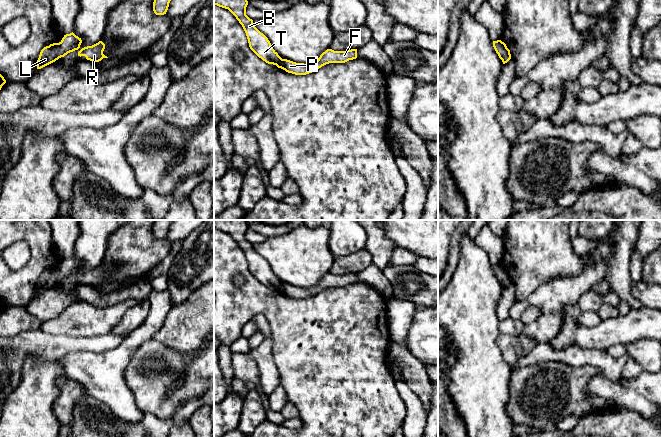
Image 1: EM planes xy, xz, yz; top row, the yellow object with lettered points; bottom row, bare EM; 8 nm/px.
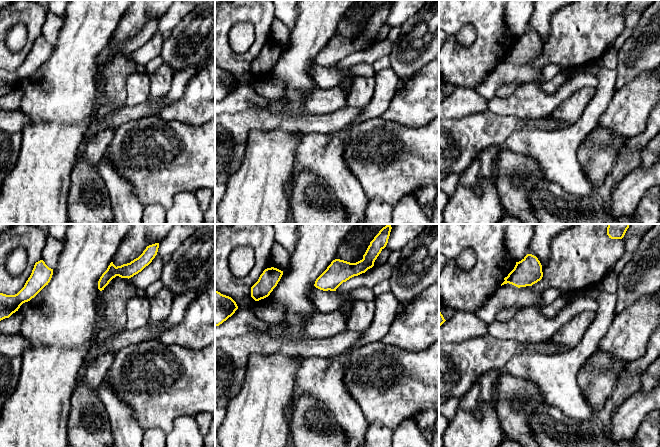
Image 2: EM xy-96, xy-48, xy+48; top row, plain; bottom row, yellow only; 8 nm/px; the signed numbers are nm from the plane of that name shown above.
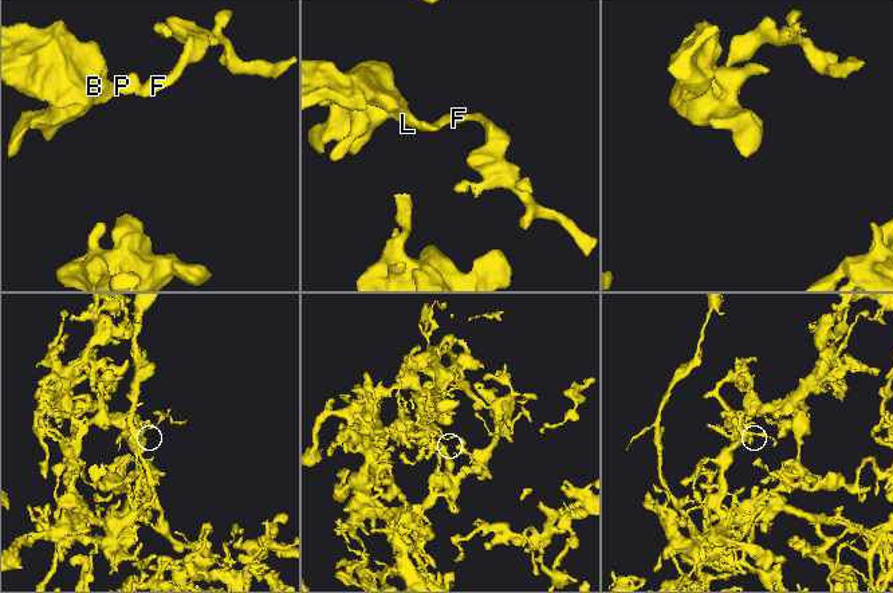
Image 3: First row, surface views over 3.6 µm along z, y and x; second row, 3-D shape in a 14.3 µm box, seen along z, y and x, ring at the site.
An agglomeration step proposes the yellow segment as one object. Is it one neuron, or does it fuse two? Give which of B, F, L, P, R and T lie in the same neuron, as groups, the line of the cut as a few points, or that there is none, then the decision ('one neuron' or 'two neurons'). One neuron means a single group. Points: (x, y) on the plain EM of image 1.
B F L P R T; no cut; one neuron

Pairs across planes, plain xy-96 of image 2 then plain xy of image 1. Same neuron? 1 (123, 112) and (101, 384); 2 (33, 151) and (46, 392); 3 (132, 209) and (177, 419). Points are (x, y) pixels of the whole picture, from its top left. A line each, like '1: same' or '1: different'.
1: different
2: same
3: different

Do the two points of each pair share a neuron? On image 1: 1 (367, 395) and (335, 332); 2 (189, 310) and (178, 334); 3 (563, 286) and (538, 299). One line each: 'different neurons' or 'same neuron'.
1: same neuron
2: same neuron
3: same neuron

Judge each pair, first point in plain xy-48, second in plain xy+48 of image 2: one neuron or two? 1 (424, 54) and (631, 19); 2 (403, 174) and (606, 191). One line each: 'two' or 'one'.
1: two
2: two

